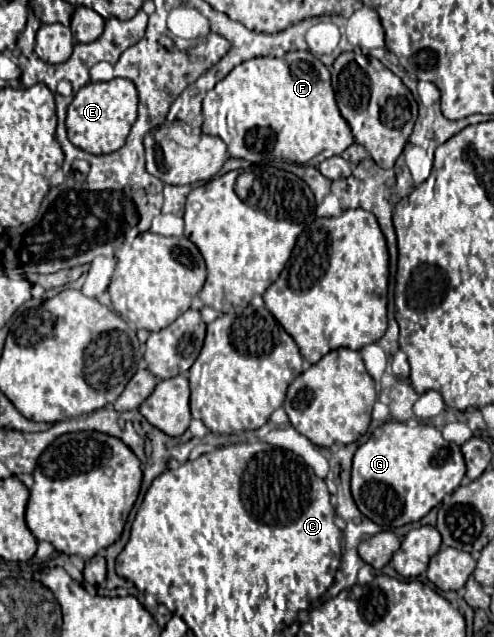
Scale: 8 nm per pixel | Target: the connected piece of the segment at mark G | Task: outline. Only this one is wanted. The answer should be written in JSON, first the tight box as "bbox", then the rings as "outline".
{"bbox":[351,423,465,529],"outline":[[[383,423],[353,457],[351,495],[359,511],[373,523],[393,529],[425,517],[465,477],[465,461],[457,443],[445,441],[433,425]]]}

